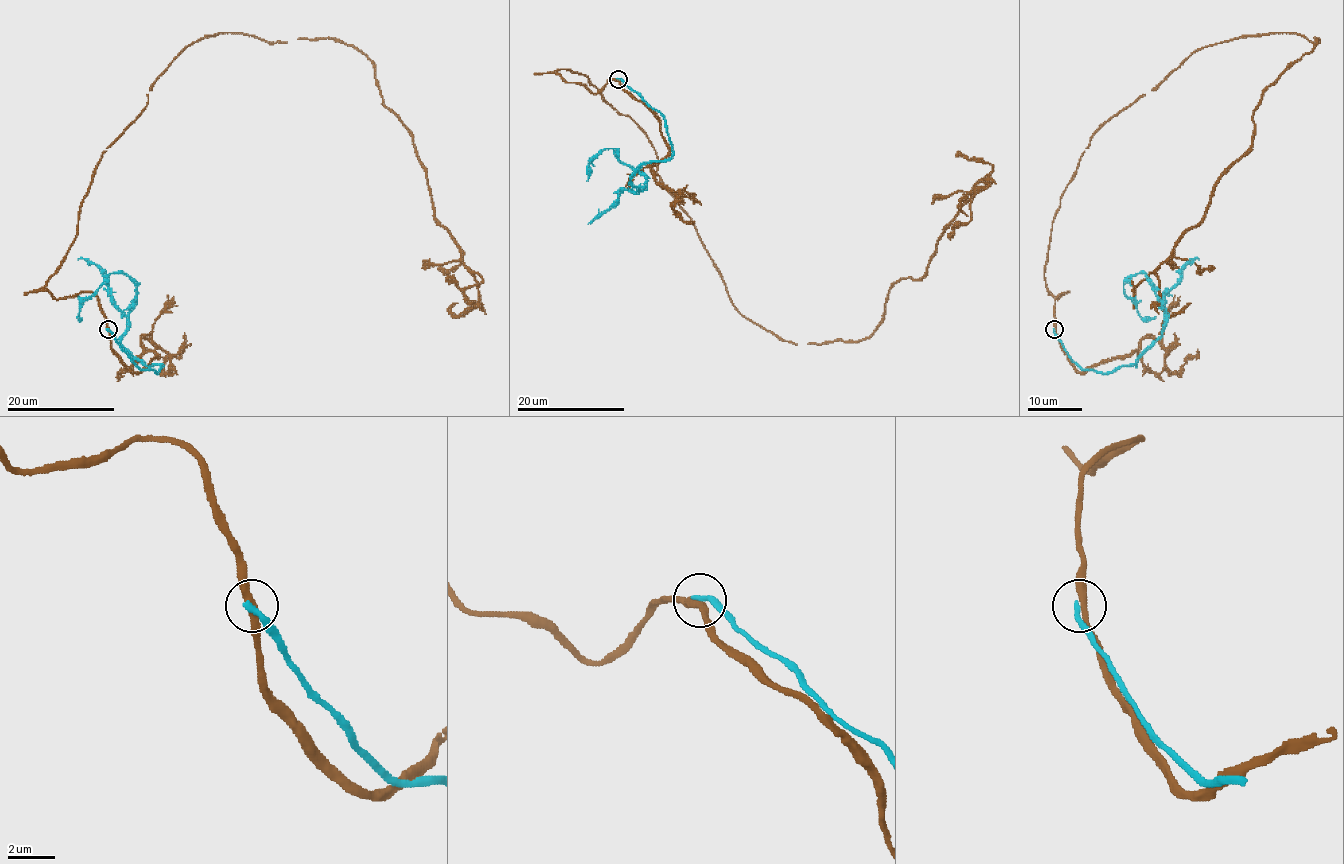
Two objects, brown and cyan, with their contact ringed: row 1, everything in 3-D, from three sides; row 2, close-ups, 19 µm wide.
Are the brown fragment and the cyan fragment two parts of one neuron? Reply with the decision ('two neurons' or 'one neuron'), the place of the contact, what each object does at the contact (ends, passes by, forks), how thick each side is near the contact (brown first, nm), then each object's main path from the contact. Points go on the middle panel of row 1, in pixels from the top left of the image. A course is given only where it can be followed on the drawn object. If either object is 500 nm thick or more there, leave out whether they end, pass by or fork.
two neurons; place (618, 79); brown passes by; cyan ends; calibres 320 and 240 nm; course brown (619, 80), (590, 93), (555, 71), (644, 132), (729, 299), (794, 344), (865, 339), (986, 183), (968, 216); course cyan (619, 80), (660, 113), (673, 155), (646, 162), (631, 178), (638, 189), (646, 178), (604, 148), (586, 181)

